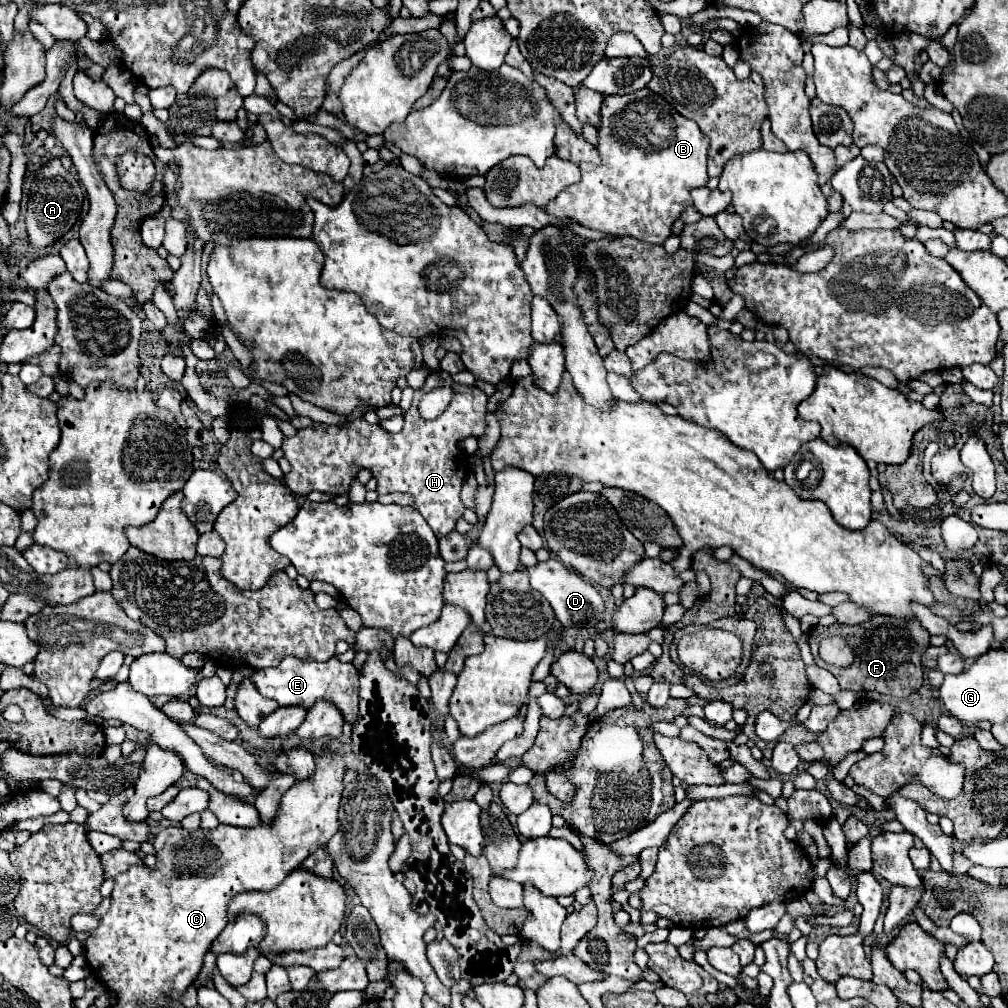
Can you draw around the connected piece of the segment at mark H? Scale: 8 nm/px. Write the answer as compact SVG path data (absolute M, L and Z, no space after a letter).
M452 382L452 390L454 398L450 406L436 420L424 420L418 414L414 396L410 410L404 414L404 428L398 434L390 434L378 424L368 424L364 418L338 426L312 424L300 428L282 442L284 458L292 466L284 476L284 484L298 496L308 496L312 490L340 496L350 492L356 474L366 468L378 482L378 494L412 494L416 498L416 510L422 512L434 534L438 538L450 534L466 510L460 500L460 488L468 474L468 458L458 444L468 436L482 436L486 432L488 404L488 396L478 386Z

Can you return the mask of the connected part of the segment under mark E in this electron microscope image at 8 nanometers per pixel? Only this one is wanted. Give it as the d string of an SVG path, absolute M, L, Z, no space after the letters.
M288 656L276 668L256 670L252 674L252 682L256 684L256 688L262 696L276 700L280 706L302 706L308 710L318 700L328 700L342 712L342 716L348 724L354 726L358 720L358 676L356 676L356 668L354 668L354 664L340 662L336 656L332 656L326 662L300 660L300 658Z

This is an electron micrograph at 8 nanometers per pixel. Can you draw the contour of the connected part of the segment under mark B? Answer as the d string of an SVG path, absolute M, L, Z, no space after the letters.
M642 88L630 94L610 94L604 96L604 106L600 110L598 126L598 154L600 164L582 162L582 180L564 188L544 210L558 220L570 218L580 226L598 230L610 236L632 236L636 240L646 240L646 244L664 244L670 236L672 224L680 218L682 210L692 204L690 190L706 186L706 154L708 138L702 134L696 122L680 116L662 96Z

